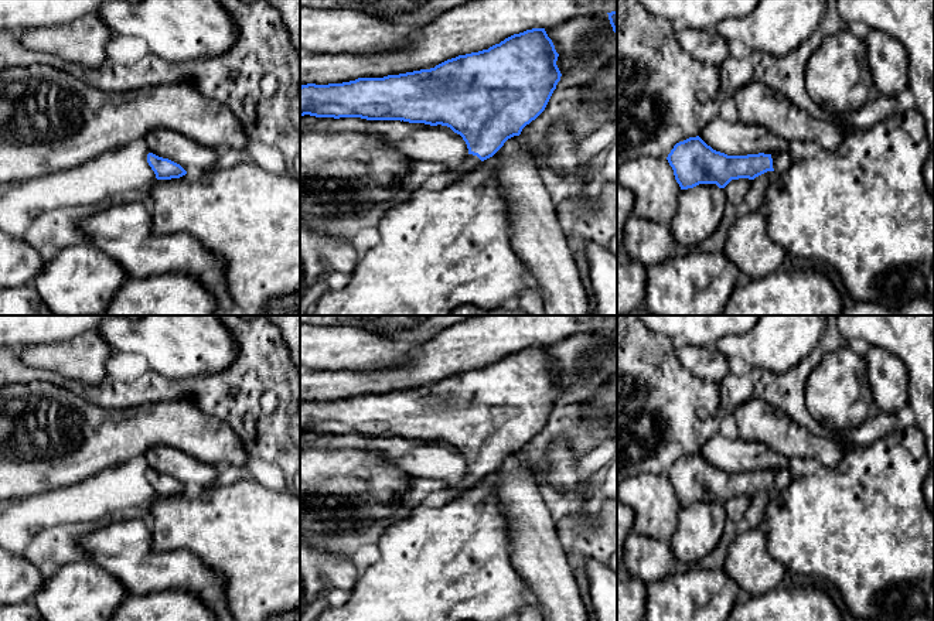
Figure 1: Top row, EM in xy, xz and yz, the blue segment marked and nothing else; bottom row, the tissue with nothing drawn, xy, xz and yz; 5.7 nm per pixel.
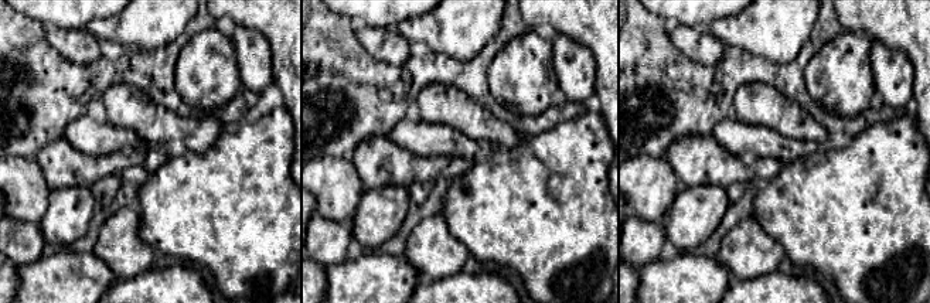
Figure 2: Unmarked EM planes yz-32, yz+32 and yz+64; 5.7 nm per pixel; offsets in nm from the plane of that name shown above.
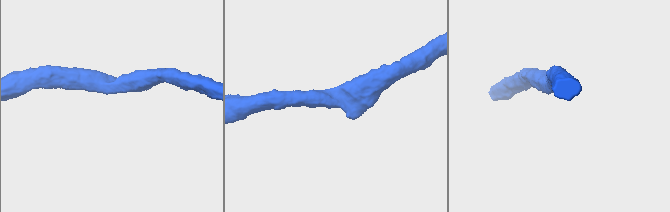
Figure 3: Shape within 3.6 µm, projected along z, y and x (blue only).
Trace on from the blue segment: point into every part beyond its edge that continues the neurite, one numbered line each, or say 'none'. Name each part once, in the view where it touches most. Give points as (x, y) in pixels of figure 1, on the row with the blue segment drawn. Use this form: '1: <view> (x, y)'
1: yz (781, 161)

